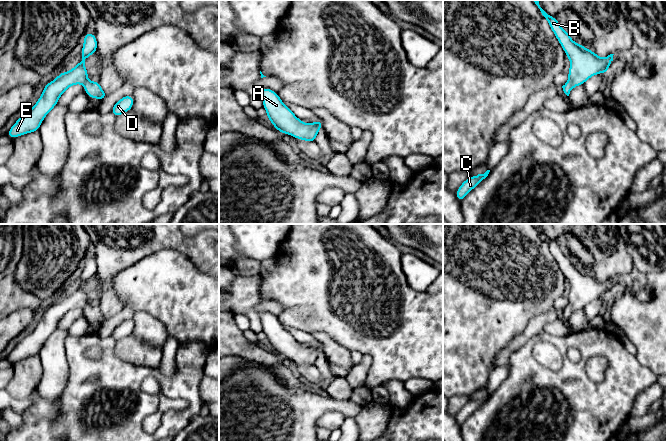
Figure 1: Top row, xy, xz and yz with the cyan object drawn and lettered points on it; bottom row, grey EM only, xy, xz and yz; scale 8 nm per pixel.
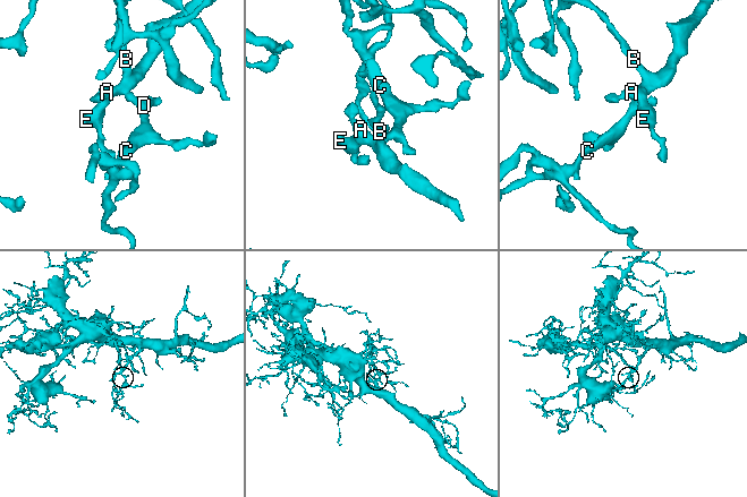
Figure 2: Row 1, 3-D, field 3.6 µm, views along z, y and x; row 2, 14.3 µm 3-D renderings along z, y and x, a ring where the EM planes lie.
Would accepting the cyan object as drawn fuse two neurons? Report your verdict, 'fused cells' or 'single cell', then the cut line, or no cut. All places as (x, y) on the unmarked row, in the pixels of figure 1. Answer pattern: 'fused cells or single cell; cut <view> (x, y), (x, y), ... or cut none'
single cell; cut none

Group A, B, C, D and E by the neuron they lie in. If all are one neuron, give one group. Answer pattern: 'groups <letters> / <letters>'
groups A B C D E

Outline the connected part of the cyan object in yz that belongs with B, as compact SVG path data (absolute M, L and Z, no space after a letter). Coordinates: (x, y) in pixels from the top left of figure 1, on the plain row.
M539 224L532 225L542 241L548 245L551 254L570 284L569 302L562 310L567 320L569 320L574 311L583 309L592 300L600 297L608 297L614 278L600 282L596 276L592 276L581 268L575 267L571 263L570 258L561 251L557 243L543 233Z

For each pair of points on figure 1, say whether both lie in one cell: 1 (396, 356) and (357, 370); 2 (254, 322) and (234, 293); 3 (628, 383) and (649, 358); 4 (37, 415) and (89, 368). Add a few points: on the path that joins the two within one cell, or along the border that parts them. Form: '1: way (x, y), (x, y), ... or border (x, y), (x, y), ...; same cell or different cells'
1: border (368, 353), (371, 357), (371, 368), (364, 384); different cells
2: way (253, 315), (241, 300); same cell
3: border (635, 356), (641, 364), (646, 366), (656, 376); different cells
4: way (52, 413), (80, 386), (80, 383); same cell

